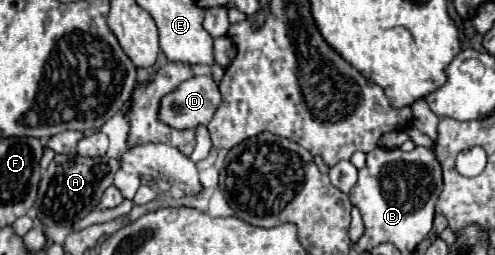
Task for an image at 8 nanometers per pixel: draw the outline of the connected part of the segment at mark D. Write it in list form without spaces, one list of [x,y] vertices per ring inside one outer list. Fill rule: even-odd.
[[[197,75],[161,97],[159,121],[173,129],[195,129],[197,125],[207,125],[219,105],[221,93],[215,79]]]

